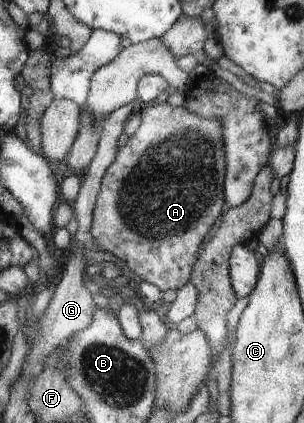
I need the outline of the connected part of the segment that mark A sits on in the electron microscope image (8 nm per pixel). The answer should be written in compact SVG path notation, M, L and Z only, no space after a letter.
M168 102L145 109L142 113L142 123L137 131L128 139L125 146L119 149L114 163L108 168L102 180L101 190L93 211L92 235L101 247L122 261L123 271L129 273L137 283L144 281L154 284L162 292L168 289L182 289L190 283L193 277L194 265L199 260L202 246L209 238L220 218L227 210L225 198L225 184L227 182L230 159L225 155L225 139L223 138L223 124L218 120L207 120L198 114L187 110L184 105L172 107Z

